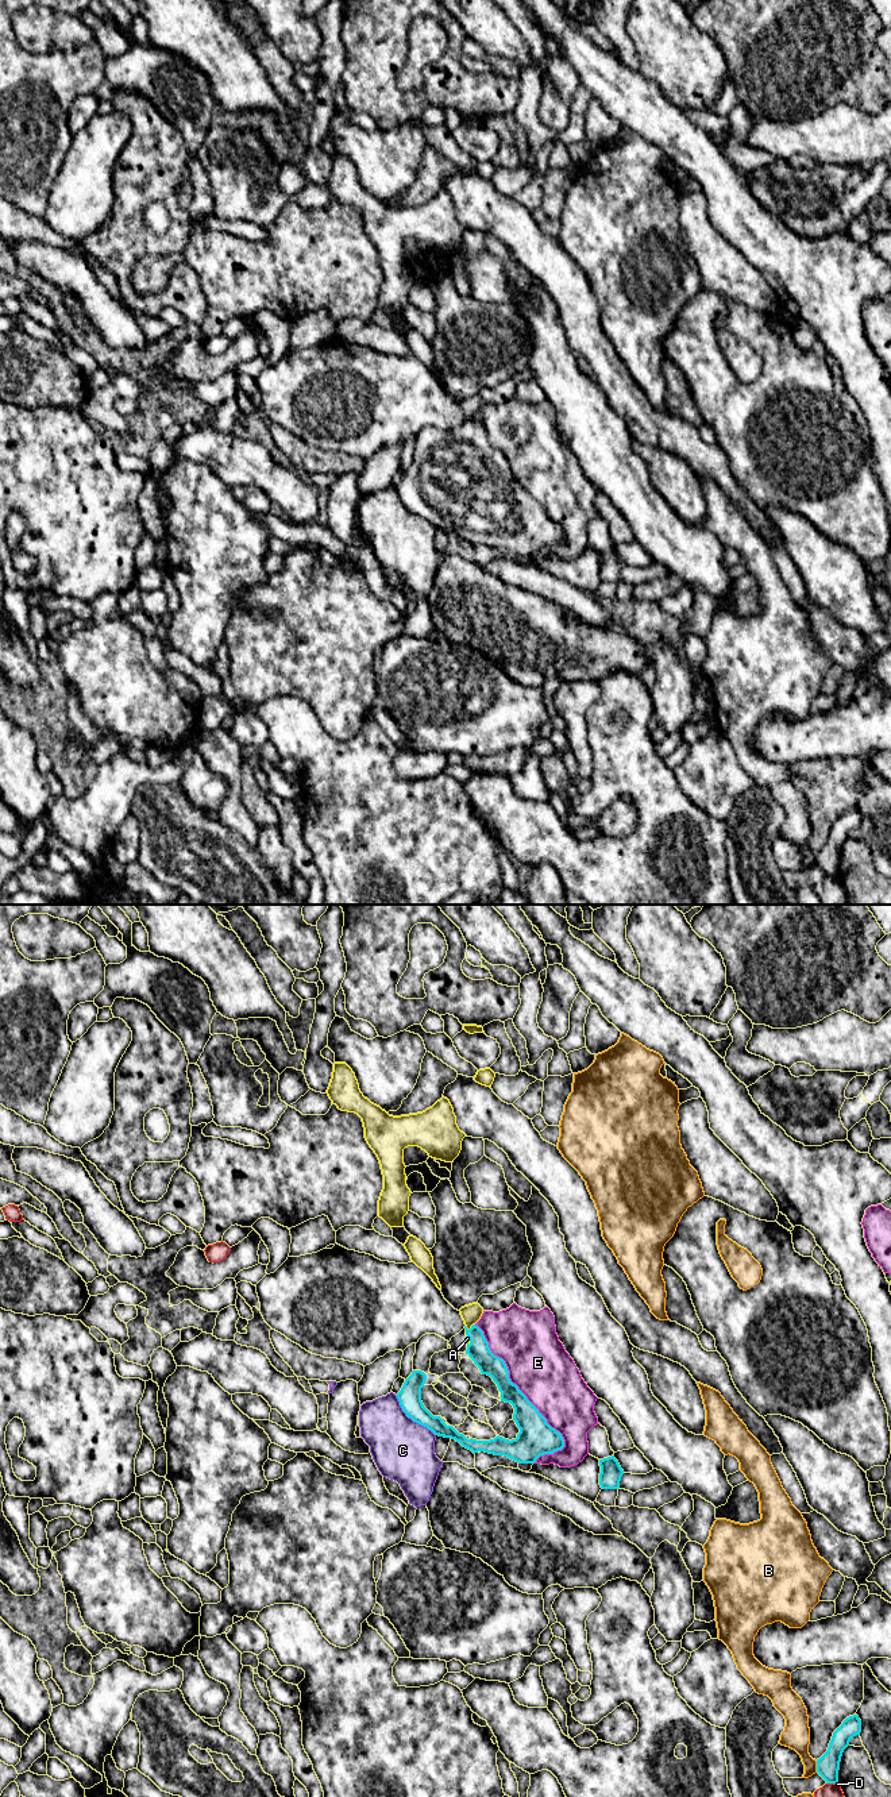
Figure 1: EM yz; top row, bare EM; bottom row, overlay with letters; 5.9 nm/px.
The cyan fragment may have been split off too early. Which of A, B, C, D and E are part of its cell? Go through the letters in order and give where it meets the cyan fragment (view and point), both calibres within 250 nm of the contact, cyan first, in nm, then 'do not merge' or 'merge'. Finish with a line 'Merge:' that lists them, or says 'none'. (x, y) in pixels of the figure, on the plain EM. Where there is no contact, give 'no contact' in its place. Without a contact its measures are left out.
A: yz (467, 421) | 140/110 nm | merge
B: yz (817, 859) | 140/160 nm | do not merge
C: yz (411, 511) | 140/360 nm | do not merge
D: yz (832, 875) | 140/160 nm | do not merge
E: yz (517, 479) | 170/360 nm | do not merge
Merge: A

